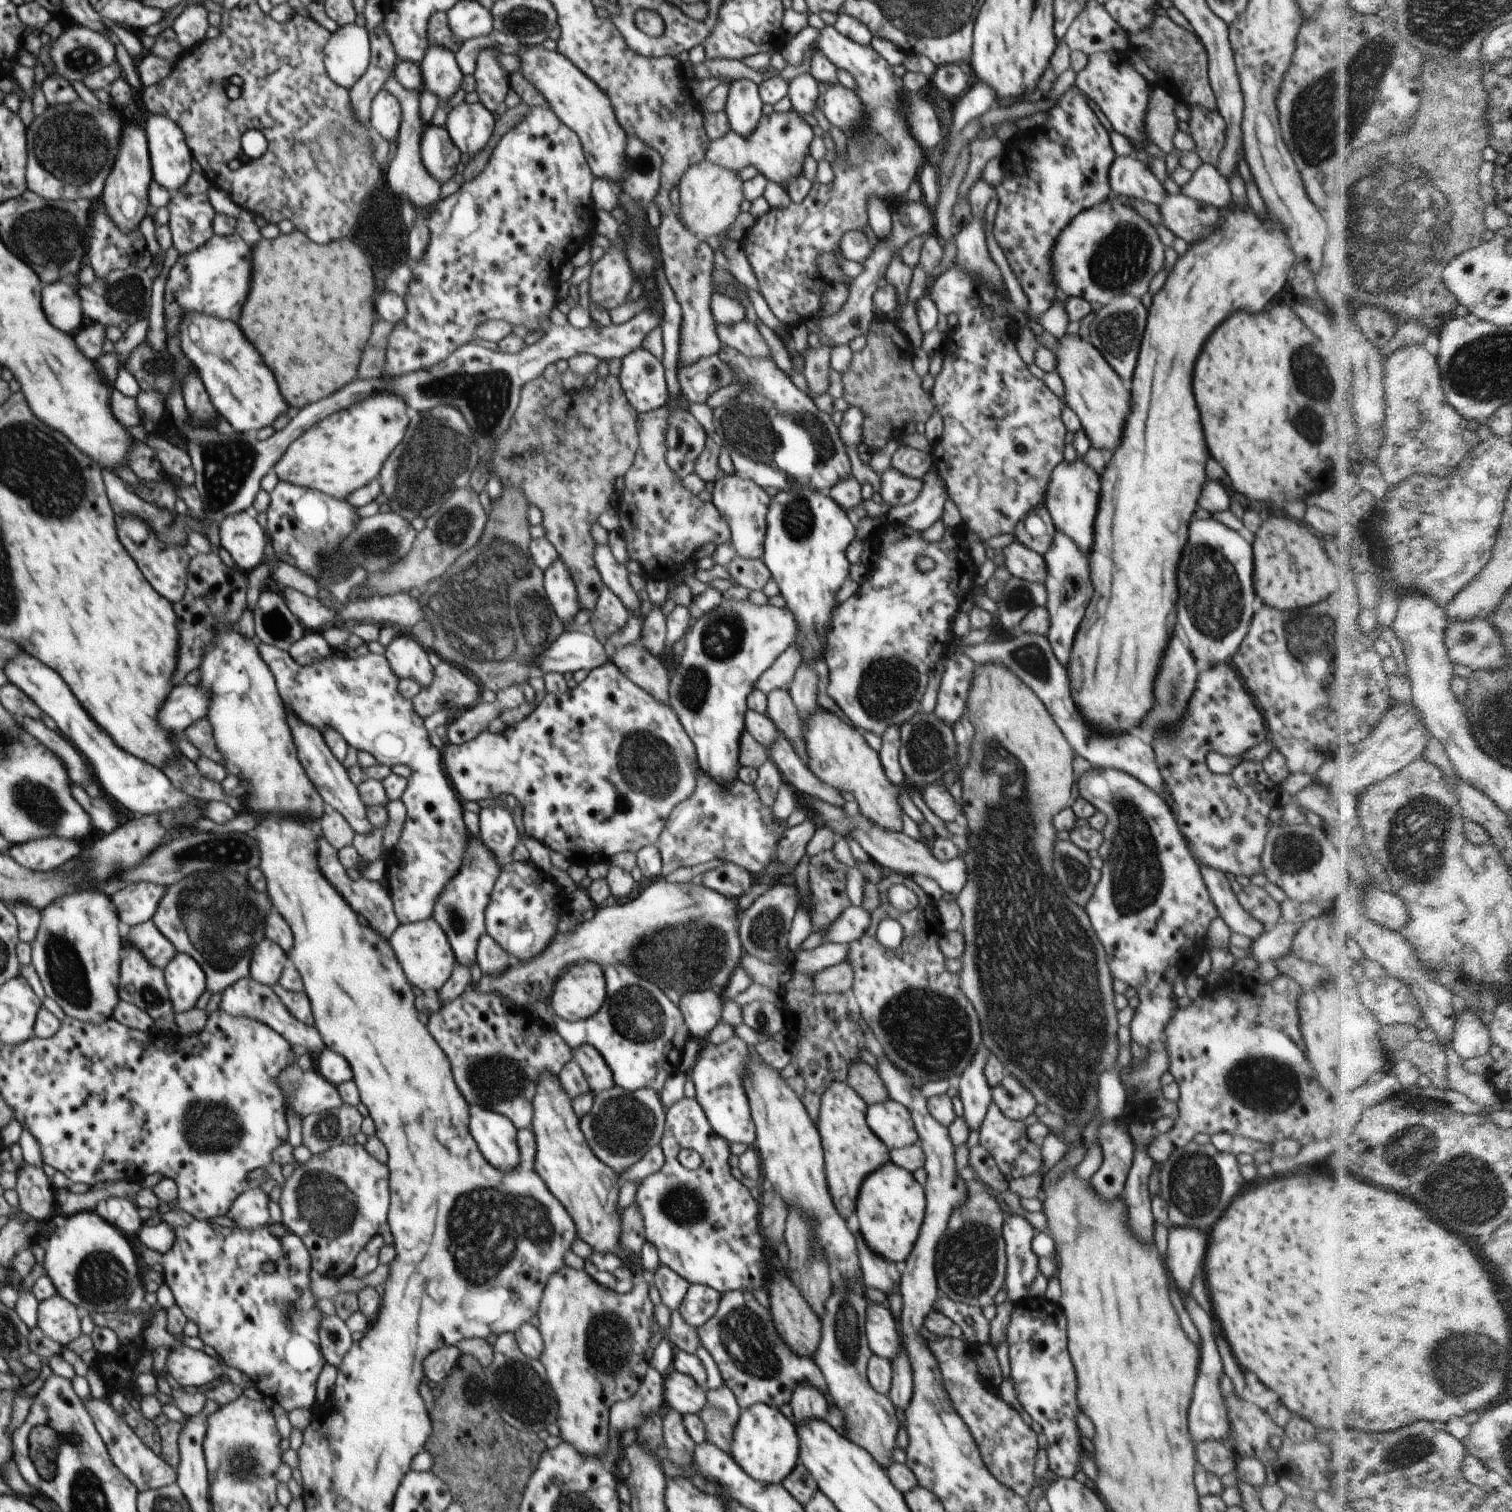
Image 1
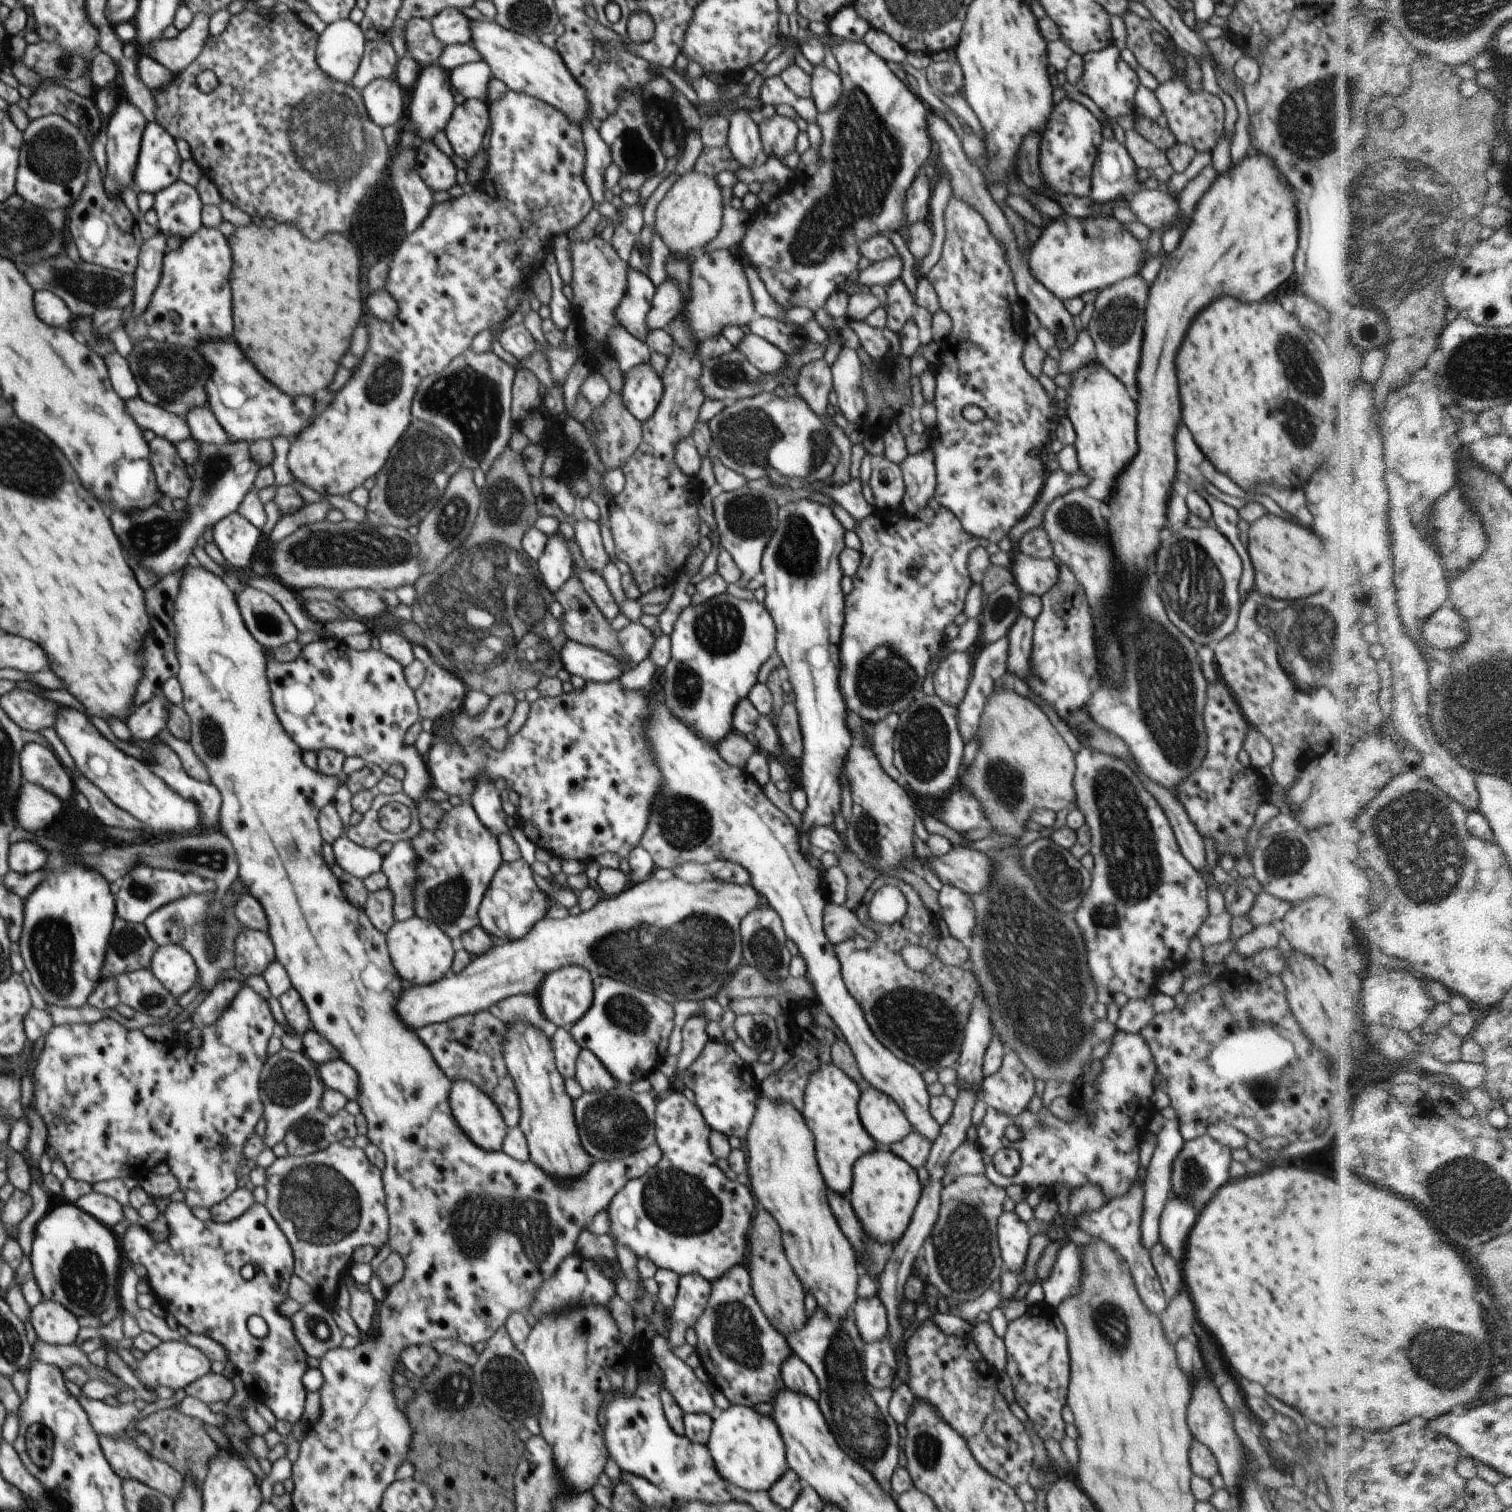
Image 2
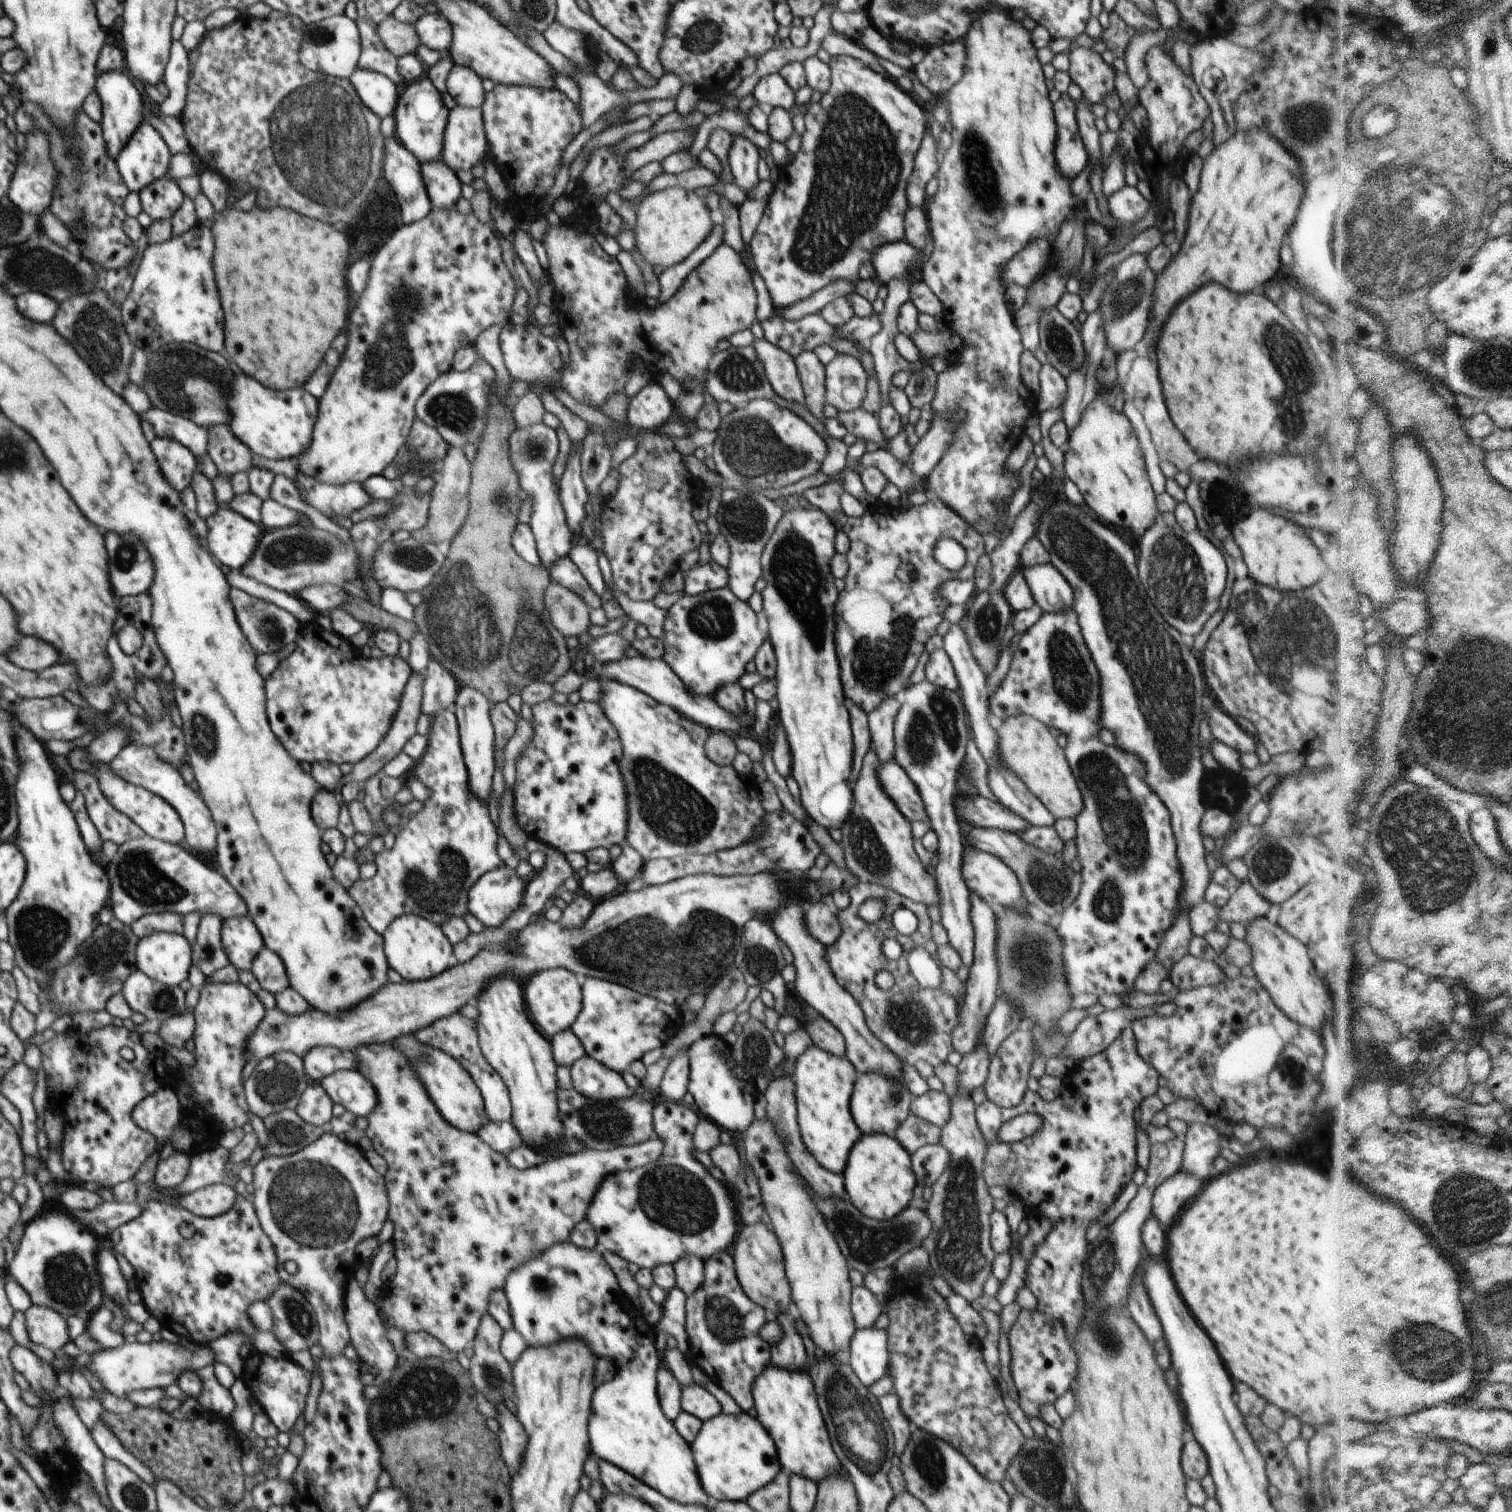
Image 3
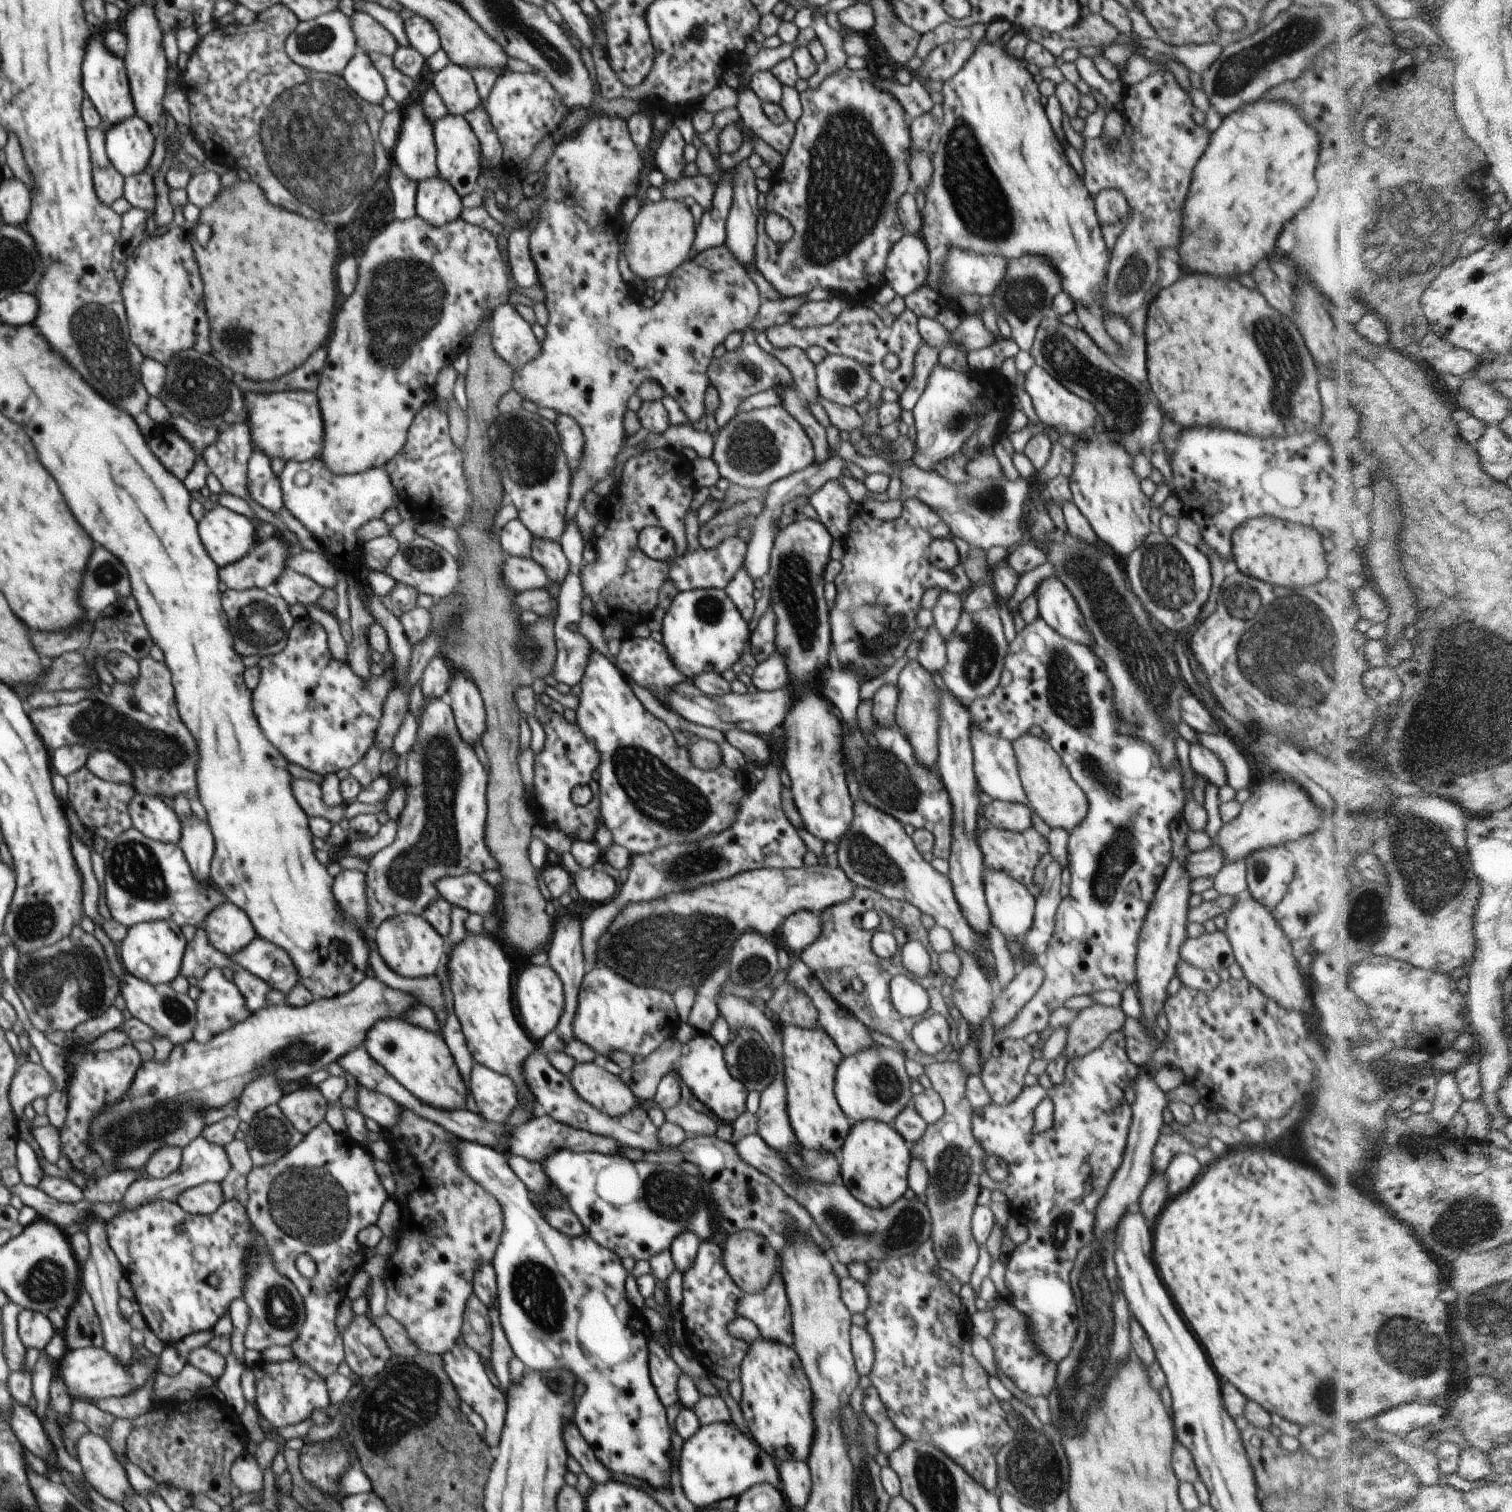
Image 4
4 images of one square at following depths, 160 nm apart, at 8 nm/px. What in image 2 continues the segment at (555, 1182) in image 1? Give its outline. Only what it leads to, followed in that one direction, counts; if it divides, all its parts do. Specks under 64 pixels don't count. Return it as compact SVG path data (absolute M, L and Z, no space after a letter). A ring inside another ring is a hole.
M506 1023L503 1043L504 1058L515 1080L521 1106L520 1130L529 1148L529 1160L537 1164L554 1181L572 1183L595 1163L580 1142L573 1100L565 1089L564 1078L558 1072L551 1040L535 1026L526 1023Z

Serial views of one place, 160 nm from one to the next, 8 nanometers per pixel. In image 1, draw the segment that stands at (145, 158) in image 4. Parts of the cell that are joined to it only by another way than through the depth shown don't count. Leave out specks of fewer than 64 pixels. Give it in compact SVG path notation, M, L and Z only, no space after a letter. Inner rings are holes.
M148 114L145 135L149 148L152 179L156 179L171 194L178 192L189 180L192 171L193 154L188 146L182 127L168 115Z

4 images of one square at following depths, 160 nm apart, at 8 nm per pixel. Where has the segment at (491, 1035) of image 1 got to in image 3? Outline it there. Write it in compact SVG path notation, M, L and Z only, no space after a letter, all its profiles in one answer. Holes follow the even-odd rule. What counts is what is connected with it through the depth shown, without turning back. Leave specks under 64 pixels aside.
M462 1014L438 1019L432 1026L416 1032L416 1040L448 1053L454 1060L458 1061L458 1064L462 1065L462 1068L468 1072L480 1089L485 1102L485 1111L490 1121L501 1123L511 1121L512 1105L507 1084L504 1084L503 1078L496 1072L495 1068L492 1068L483 1055L475 1020Z

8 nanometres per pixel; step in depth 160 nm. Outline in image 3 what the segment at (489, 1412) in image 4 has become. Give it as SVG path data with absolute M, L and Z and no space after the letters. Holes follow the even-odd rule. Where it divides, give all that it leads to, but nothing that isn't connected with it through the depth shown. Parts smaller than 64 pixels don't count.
M492 1403L492 1404L494 1404L496 1406L497 1410L500 1412L500 1417L497 1420L499 1422L499 1425L500 1425L500 1430L497 1433L497 1440L498 1440L498 1443L500 1443L501 1454L502 1454L502 1456L504 1456L504 1460L506 1460L506 1464L508 1464L508 1466L510 1466L510 1470L514 1470L514 1472L518 1472L519 1469L521 1468L521 1464L523 1463L523 1458L524 1458L524 1455L525 1455L525 1452L526 1452L526 1449L527 1449L527 1446L528 1446L528 1443L529 1443L529 1436L527 1435L526 1429L522 1426L522 1423L517 1419L517 1416L514 1416L514 1414L512 1414L506 1408L506 1406L504 1406L504 1405L496 1405L495 1403Z

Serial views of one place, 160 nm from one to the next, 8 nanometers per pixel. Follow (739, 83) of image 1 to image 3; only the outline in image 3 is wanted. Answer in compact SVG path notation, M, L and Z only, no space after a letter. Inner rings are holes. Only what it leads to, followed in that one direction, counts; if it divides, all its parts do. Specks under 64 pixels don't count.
M734 135L732 148L728 152L728 164L734 177L734 184L743 191L748 192L760 182L756 172L758 160L760 160L758 147L754 146L748 138Z

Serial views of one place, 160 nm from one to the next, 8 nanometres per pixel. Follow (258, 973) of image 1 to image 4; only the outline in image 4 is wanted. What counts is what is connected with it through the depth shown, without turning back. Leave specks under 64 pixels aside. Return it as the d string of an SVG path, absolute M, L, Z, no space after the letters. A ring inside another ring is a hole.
M229 901L216 906L201 927L206 932L208 942L227 956L242 950L257 936L246 912Z

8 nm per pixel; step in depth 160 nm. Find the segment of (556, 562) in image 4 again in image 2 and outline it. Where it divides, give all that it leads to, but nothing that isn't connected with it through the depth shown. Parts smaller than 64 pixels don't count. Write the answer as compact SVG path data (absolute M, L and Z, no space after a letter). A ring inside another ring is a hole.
M580 566L574 568L574 573L580 577L584 590L590 595L590 598L609 622L621 613L621 607L616 605L612 593L608 590L606 581L600 573L591 571L586 567L580 568Z

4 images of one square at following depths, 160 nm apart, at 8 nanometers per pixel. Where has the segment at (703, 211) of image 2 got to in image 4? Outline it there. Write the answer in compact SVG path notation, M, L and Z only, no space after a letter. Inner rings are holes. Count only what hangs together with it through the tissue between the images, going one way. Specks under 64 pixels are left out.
M662 197L658 202L645 202L629 225L621 251L636 278L650 281L661 276L670 277L684 260L690 258L697 226L688 204L683 200L668 200Z

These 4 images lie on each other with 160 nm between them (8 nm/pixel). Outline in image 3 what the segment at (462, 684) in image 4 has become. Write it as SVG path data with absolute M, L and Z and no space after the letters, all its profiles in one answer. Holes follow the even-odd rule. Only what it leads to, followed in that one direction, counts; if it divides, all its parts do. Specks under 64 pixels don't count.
M463 685L459 687L459 693L452 708L459 724L459 737L465 765L468 769L469 787L486 804L488 804L488 798L493 792L493 776L495 773L495 730L489 715L491 705L492 702L481 691Z

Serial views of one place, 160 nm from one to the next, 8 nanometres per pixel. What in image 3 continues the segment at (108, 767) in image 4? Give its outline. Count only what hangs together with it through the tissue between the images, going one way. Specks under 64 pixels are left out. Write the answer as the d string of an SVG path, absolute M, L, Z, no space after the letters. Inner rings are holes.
M126 745L109 764L111 769L127 780L130 784L140 785L167 800L180 815L185 828L184 846L196 856L214 854L217 847L216 826L210 816L210 809L206 808L204 799L199 792L184 781L180 771L170 762L161 759L154 747L144 745Z

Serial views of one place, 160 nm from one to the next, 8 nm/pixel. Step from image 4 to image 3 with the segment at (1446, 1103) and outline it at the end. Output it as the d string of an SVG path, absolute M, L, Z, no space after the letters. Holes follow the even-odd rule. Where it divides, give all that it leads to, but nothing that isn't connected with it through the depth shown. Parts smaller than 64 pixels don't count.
M1455 1047L1440 1066L1438 1082L1442 1084L1444 1090L1453 1097L1458 1097L1468 1082L1471 1081L1469 1071L1469 1053L1457 1051Z

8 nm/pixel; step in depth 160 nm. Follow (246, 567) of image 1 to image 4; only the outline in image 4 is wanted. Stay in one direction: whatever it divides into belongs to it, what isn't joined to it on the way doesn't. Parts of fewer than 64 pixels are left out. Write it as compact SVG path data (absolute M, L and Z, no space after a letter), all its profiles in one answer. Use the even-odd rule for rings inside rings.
M221 505L204 514L197 530L208 555L219 568L244 558L257 541L257 531L250 519Z

